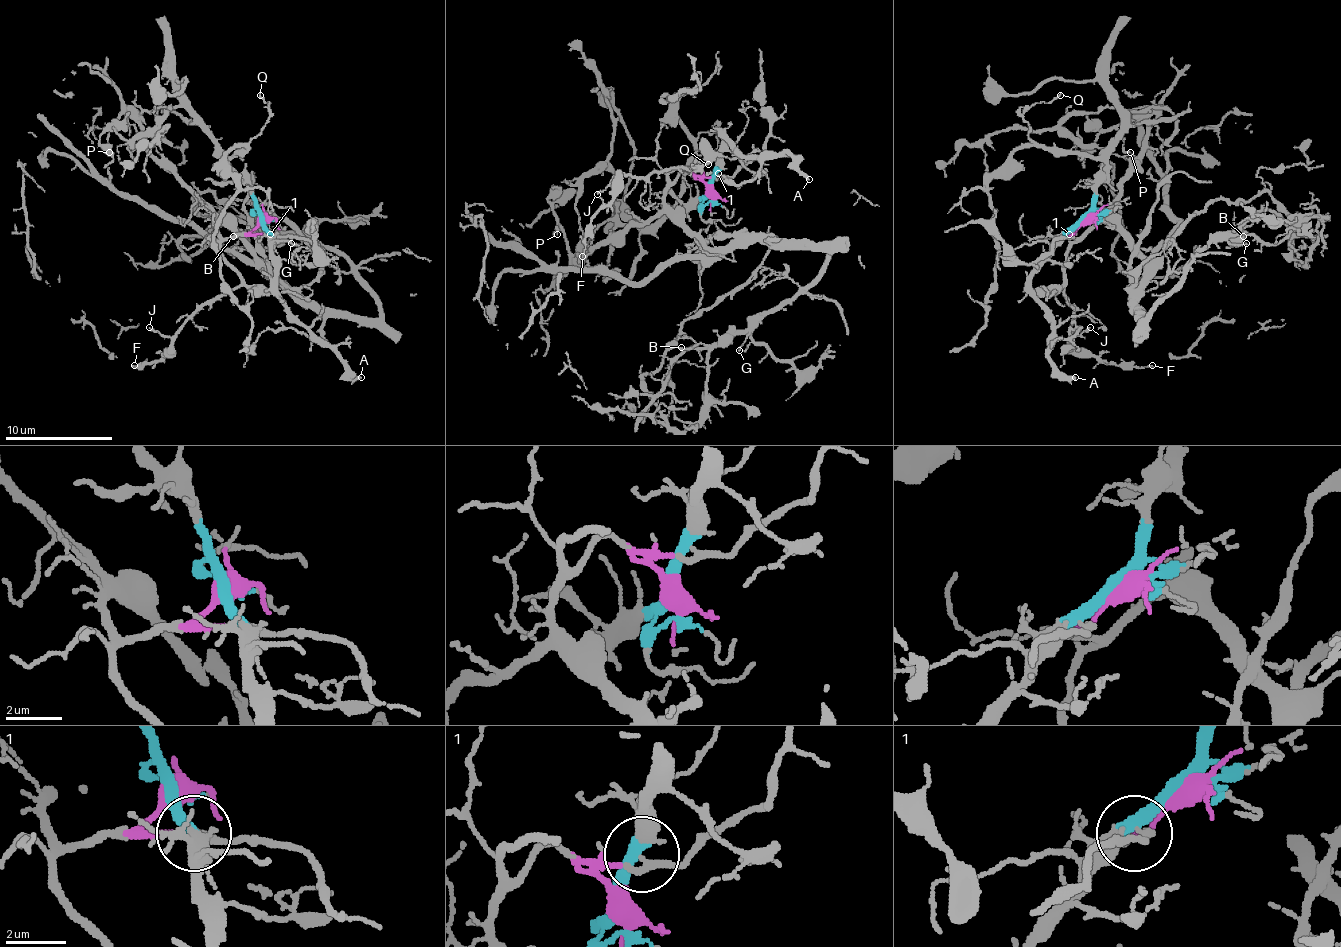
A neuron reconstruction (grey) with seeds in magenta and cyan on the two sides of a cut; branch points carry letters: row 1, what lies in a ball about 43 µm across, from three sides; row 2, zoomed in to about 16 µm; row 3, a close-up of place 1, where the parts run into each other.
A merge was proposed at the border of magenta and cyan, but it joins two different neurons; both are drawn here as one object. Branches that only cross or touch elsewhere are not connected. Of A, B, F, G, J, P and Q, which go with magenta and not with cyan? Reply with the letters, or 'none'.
B, F, G, J, P

